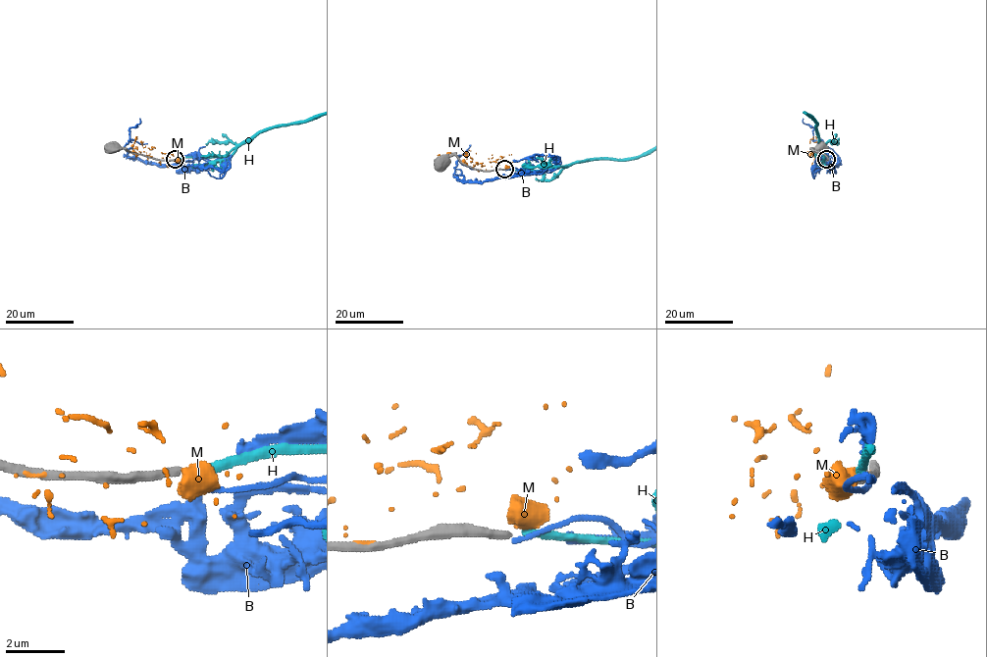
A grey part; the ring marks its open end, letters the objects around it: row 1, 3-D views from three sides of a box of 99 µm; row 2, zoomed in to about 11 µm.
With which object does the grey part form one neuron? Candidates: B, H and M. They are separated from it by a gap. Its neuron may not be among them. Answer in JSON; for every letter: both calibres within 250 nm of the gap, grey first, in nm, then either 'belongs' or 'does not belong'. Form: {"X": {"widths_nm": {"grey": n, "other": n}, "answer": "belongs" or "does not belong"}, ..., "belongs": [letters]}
{"B": {"widths_nm": {"grey": 300, "other": 150}, "answer": "does not belong"}, "H": {"widths_nm": {"grey": 300, "other": 300}, "answer": "belongs"}, "M": {"widths_nm": {"grey": 300, "other": 440}, "answer": "does not belong"}, "belongs": ["H"]}

